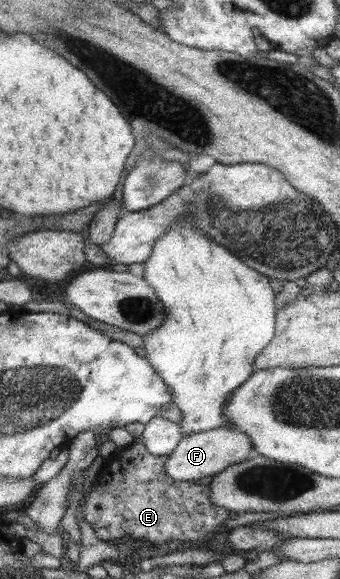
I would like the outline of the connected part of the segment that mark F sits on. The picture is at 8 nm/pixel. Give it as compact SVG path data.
M230 426L186 435L177 443L173 453L167 456L168 461L164 465L165 475L173 481L196 482L201 477L217 474L230 464L245 461L254 453L252 449L249 436Z

